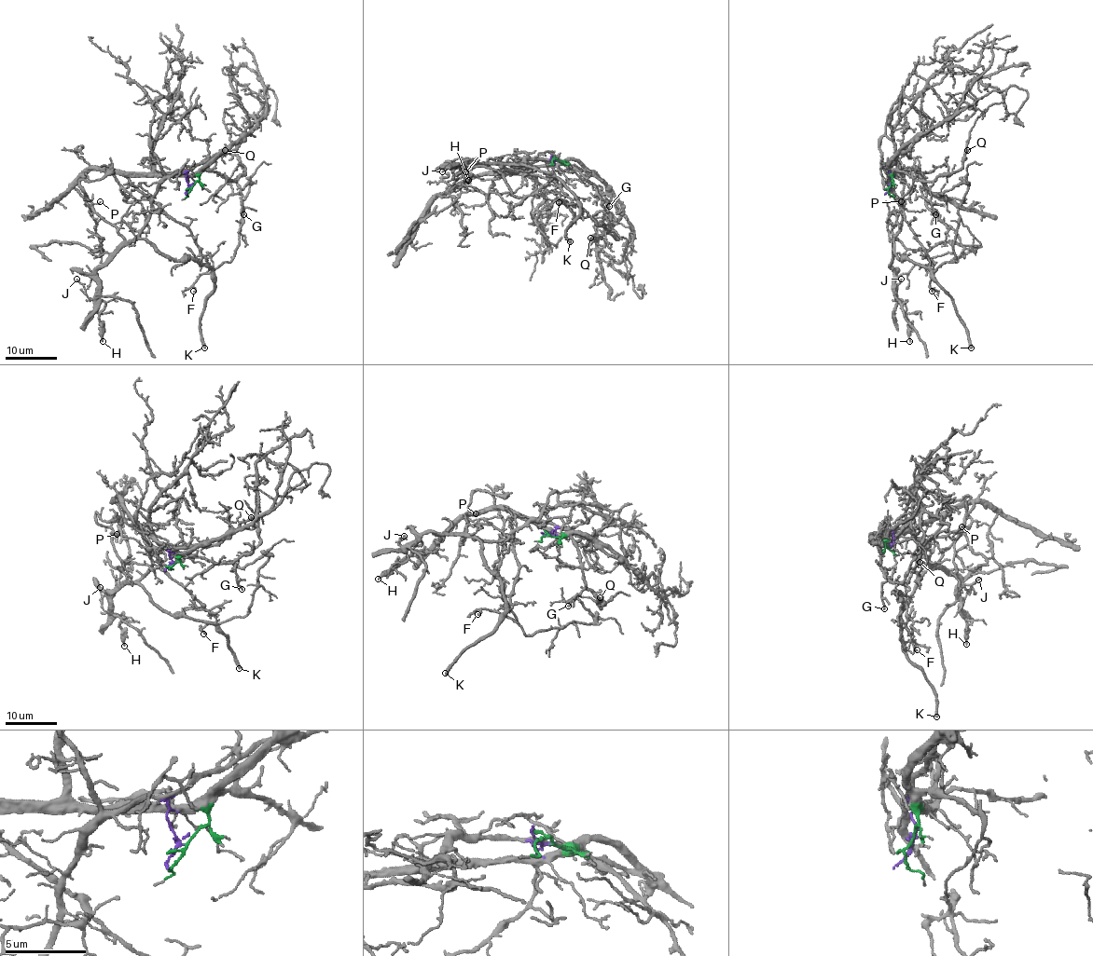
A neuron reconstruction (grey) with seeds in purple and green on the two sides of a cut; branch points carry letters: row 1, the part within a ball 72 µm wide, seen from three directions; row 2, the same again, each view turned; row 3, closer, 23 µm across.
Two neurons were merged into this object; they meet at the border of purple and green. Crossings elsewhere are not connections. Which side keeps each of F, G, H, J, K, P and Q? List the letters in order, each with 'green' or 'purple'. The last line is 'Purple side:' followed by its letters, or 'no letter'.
F: purple
G: green
H: purple
J: purple
K: purple
P: purple
Q: green
Purple side: F, H, J, K, P

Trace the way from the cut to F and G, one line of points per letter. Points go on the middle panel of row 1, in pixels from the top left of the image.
F: (556, 161), (527, 158), (514, 172), (504, 166), (526, 165), (550, 171), (576, 200), (575, 204), (559, 202)
G: (556, 161), (572, 165), (609, 207)

